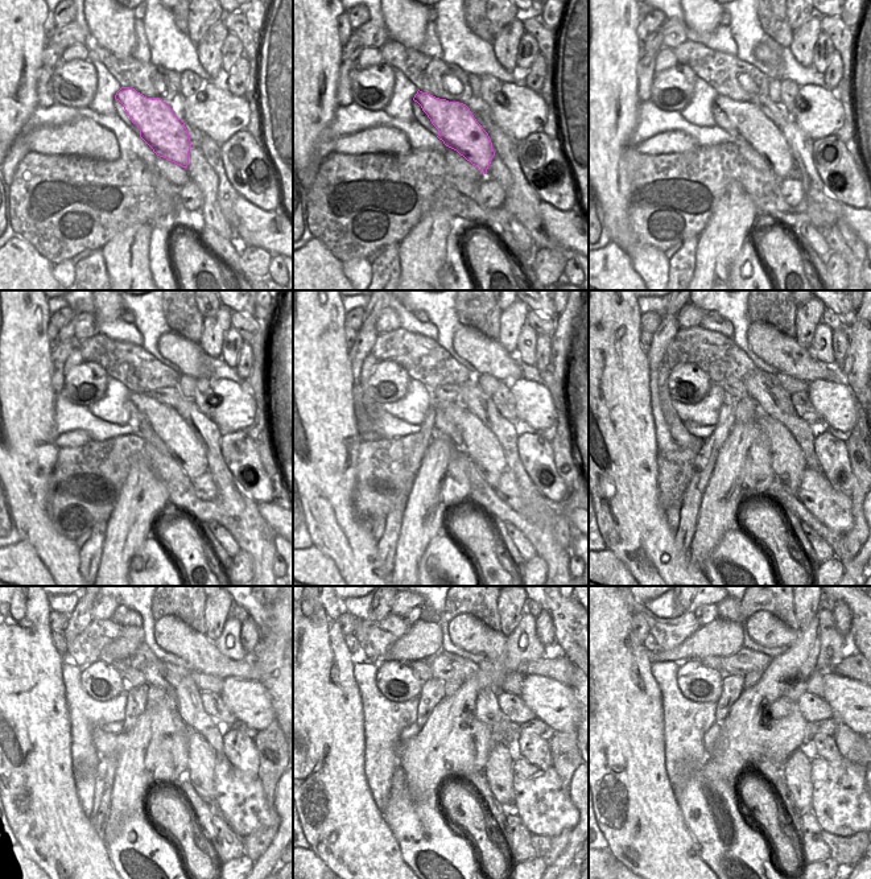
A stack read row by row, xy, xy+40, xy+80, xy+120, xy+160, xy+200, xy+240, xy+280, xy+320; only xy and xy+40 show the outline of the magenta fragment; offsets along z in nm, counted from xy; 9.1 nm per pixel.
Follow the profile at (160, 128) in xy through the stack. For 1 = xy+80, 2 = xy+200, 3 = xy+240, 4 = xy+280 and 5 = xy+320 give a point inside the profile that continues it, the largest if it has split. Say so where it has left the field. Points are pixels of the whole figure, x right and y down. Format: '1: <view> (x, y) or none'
1: xy+80 (752, 124)
2: xy+200 (788, 462)
3: xy+240 (202, 759)
4: xy+280 (498, 768)
5: xy+320 (797, 768)

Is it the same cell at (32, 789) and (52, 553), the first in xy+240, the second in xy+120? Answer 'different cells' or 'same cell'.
same cell

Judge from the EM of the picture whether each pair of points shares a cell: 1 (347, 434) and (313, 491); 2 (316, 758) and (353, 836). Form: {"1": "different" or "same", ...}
{"1": "same", "2": "same"}

